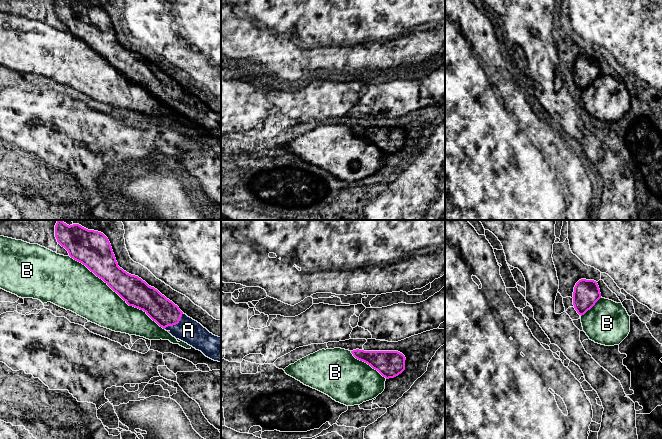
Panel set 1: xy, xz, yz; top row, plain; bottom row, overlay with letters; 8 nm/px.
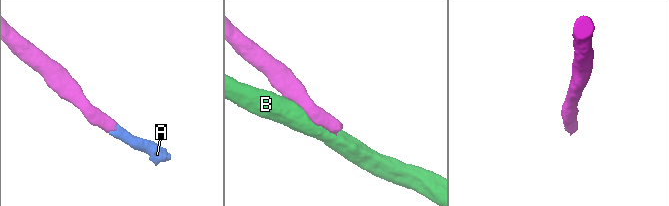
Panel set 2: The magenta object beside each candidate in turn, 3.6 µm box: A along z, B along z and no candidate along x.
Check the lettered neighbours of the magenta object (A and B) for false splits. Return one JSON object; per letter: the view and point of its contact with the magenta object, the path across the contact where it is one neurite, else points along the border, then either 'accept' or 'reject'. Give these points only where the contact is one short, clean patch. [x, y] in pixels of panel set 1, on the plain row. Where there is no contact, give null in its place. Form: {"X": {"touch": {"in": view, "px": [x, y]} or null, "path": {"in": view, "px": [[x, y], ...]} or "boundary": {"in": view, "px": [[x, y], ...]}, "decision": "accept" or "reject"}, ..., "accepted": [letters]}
{"A": {"touch": {"in": "xy", "px": [175, 100]}, "path": {"in": "xy", "px": [[164, 88], [175, 100], [188, 106]]}, "decision": "accept"}, "B": {"touch": {"in": "xy", "px": [117, 69]}, "decision": "reject"}, "accepted": ["A"]}

